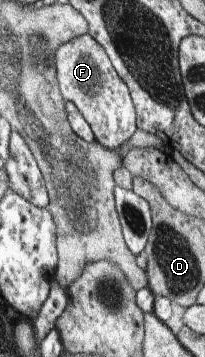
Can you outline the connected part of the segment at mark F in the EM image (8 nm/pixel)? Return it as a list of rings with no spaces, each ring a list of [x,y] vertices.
[[[89,32],[69,40],[55,52],[55,69],[57,70],[63,97],[66,101],[72,101],[76,108],[79,108],[79,111],[83,113],[88,124],[94,130],[95,140],[107,149],[116,150],[122,148],[123,144],[128,142],[138,130],[137,116],[129,88],[120,80],[120,76],[118,76],[117,70],[114,68],[108,54],[106,54],[103,45],[95,37],[90,36]]]

